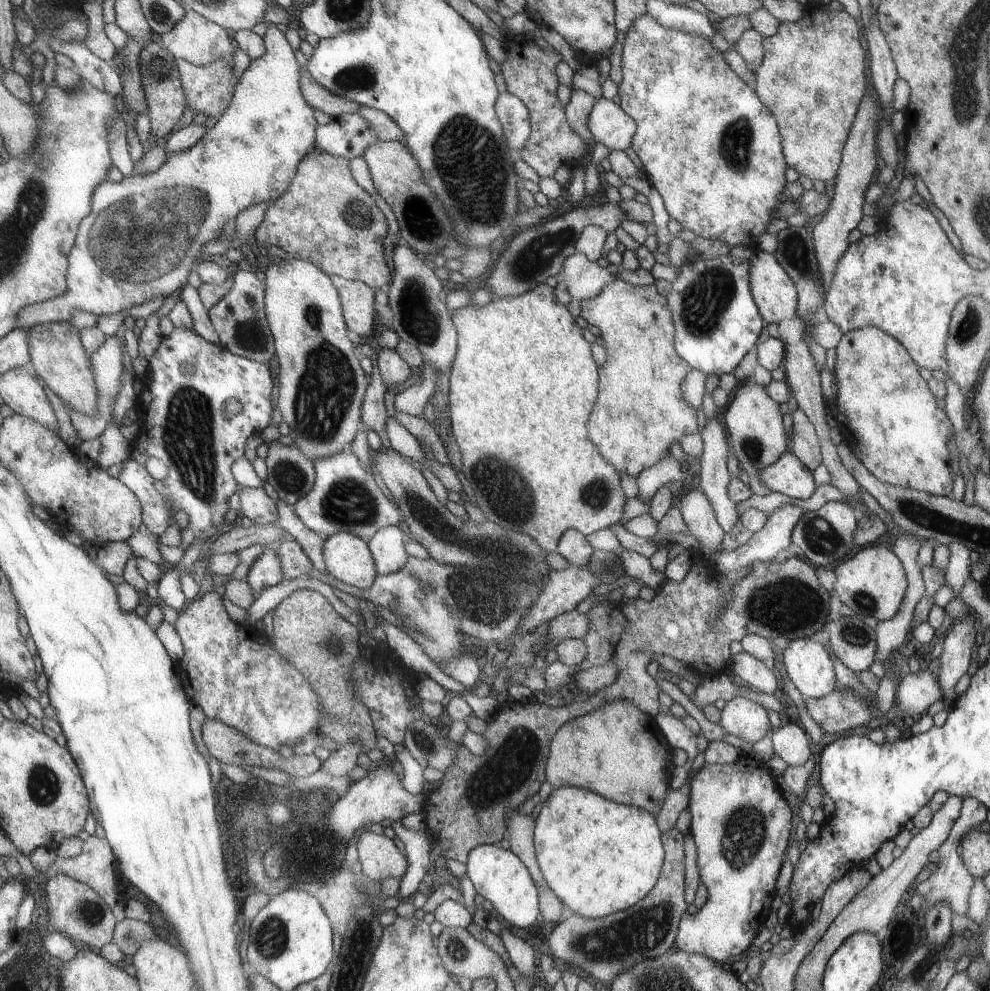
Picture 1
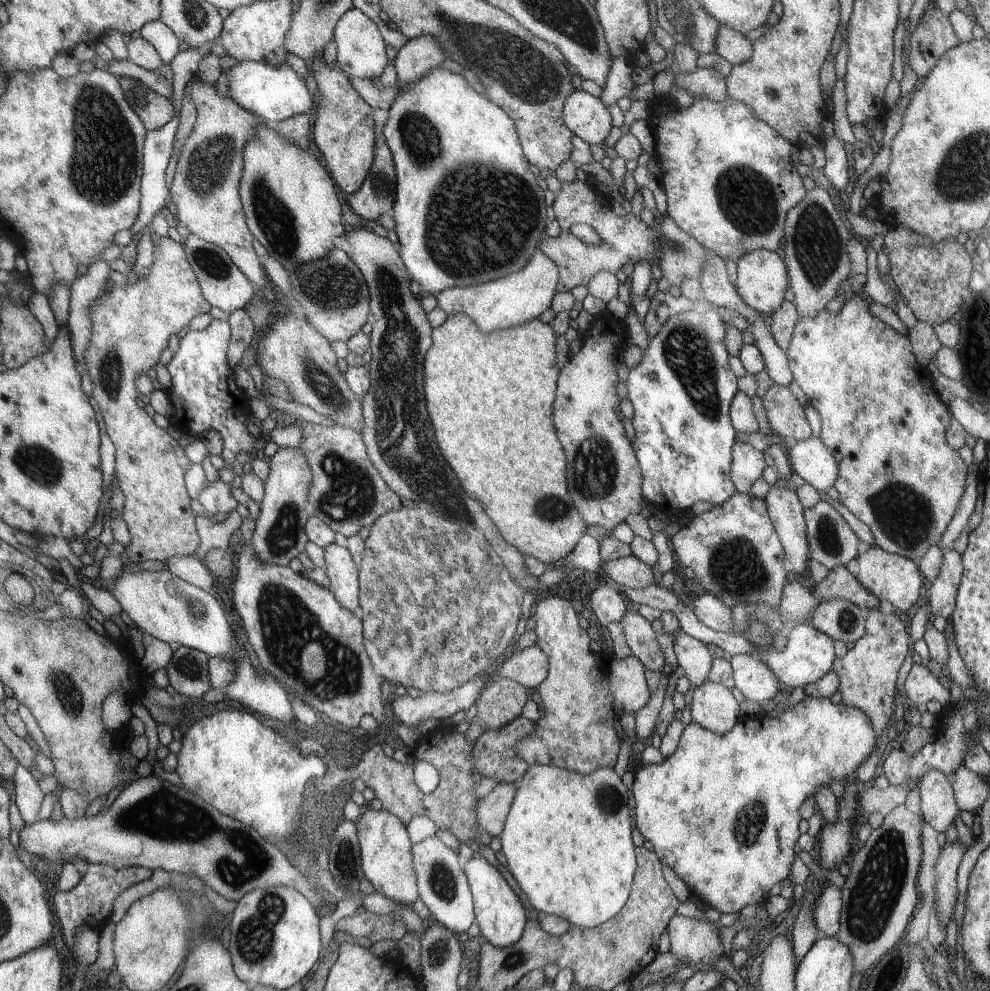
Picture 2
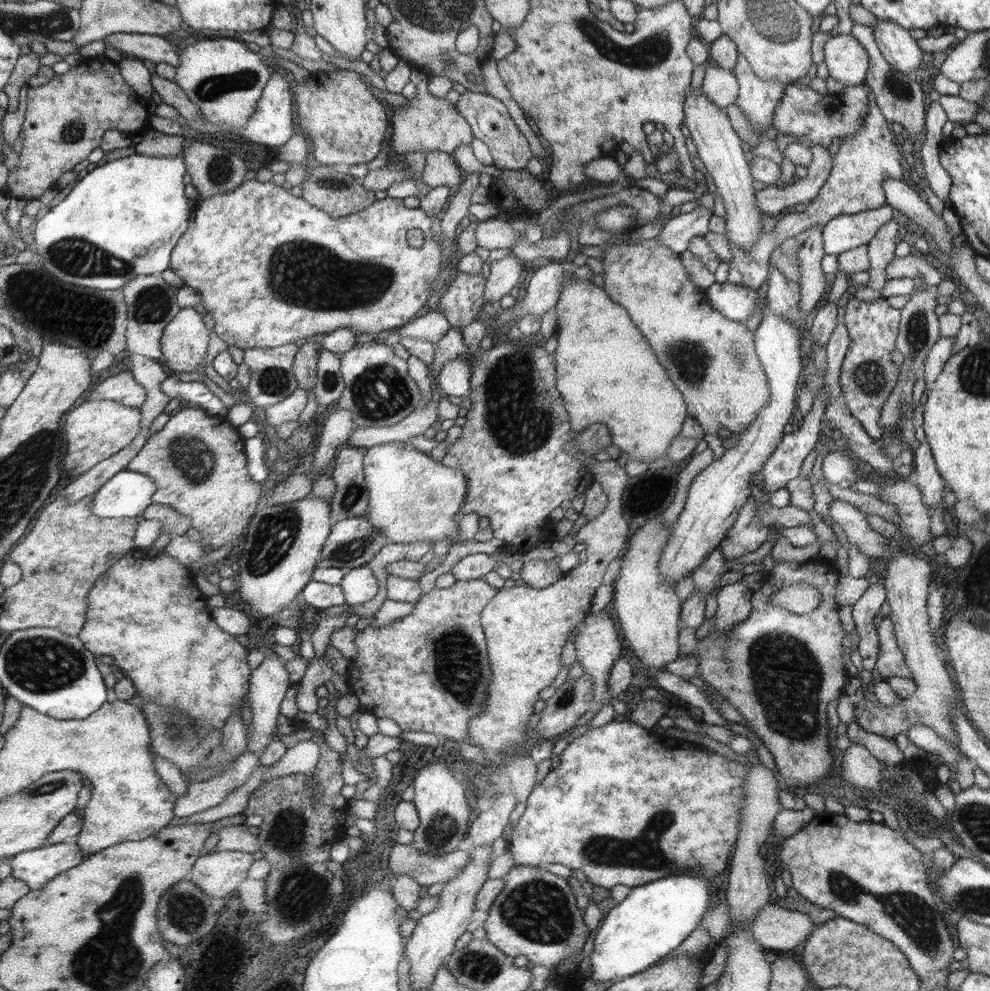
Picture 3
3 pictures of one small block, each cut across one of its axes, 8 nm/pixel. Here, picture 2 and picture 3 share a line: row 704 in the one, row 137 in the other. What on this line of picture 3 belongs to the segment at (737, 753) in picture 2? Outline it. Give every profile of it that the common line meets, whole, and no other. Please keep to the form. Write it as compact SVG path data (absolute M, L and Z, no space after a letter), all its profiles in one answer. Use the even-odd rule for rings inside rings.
M865 83L845 87L839 95L818 94L809 86L787 85L787 90L774 114L773 134L788 134L807 147L819 144L827 148L837 138L843 139L865 127L871 93Z

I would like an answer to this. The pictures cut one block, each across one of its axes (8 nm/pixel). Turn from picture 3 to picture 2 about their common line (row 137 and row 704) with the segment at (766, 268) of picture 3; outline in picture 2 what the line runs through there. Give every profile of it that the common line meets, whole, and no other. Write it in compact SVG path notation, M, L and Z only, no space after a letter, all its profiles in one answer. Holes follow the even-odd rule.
M870 609L866 620L866 634L861 636L846 656L836 659L834 668L840 678L840 692L846 706L863 710L871 718L876 734L885 736L886 728L893 723L896 680L898 672L910 650L911 639L906 626L898 614L883 614L878 609Z

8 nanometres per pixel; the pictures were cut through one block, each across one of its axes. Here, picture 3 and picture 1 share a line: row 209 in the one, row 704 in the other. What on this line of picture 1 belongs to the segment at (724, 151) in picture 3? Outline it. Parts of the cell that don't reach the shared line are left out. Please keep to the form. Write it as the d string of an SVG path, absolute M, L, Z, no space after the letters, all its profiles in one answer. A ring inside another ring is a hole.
M744 696L727 701L720 712L719 725L732 736L753 745L768 732L768 712L759 703Z

